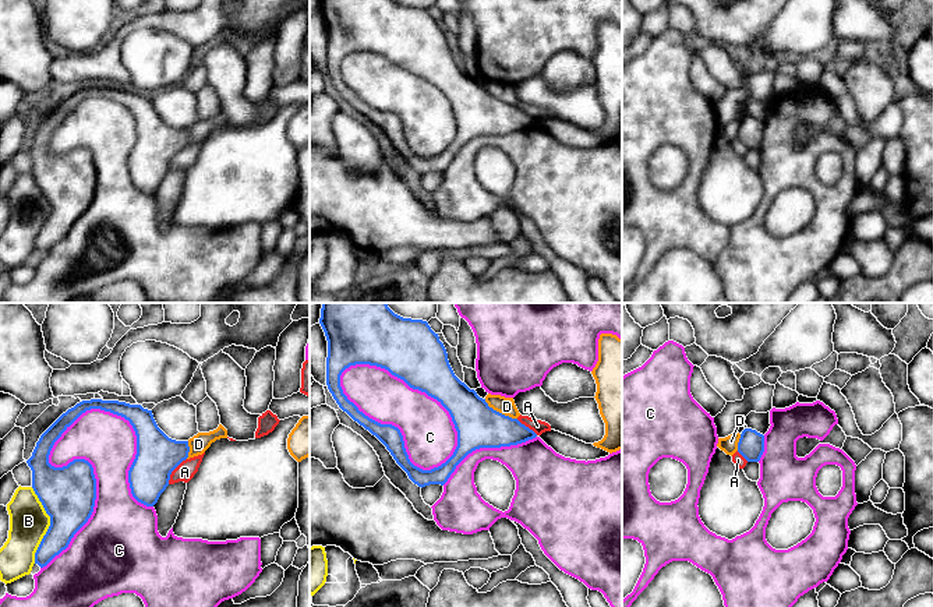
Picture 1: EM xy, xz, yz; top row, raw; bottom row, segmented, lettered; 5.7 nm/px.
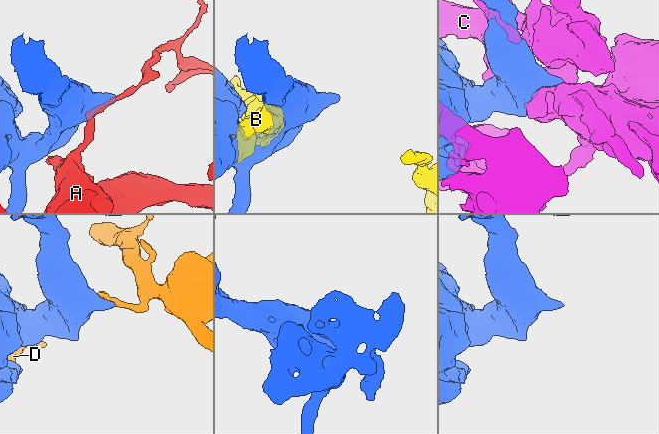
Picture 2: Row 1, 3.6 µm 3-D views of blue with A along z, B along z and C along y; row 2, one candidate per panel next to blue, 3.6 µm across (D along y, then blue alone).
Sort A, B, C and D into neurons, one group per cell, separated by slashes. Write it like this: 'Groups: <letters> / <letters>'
Groups: A / B / C / D

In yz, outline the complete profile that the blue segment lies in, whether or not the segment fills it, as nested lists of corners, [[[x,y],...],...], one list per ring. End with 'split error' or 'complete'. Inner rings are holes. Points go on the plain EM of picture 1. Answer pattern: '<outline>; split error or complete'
[[[745,116],[738,130],[738,140],[748,149],[759,149],[764,140],[764,123],[752,116]]]; complete

